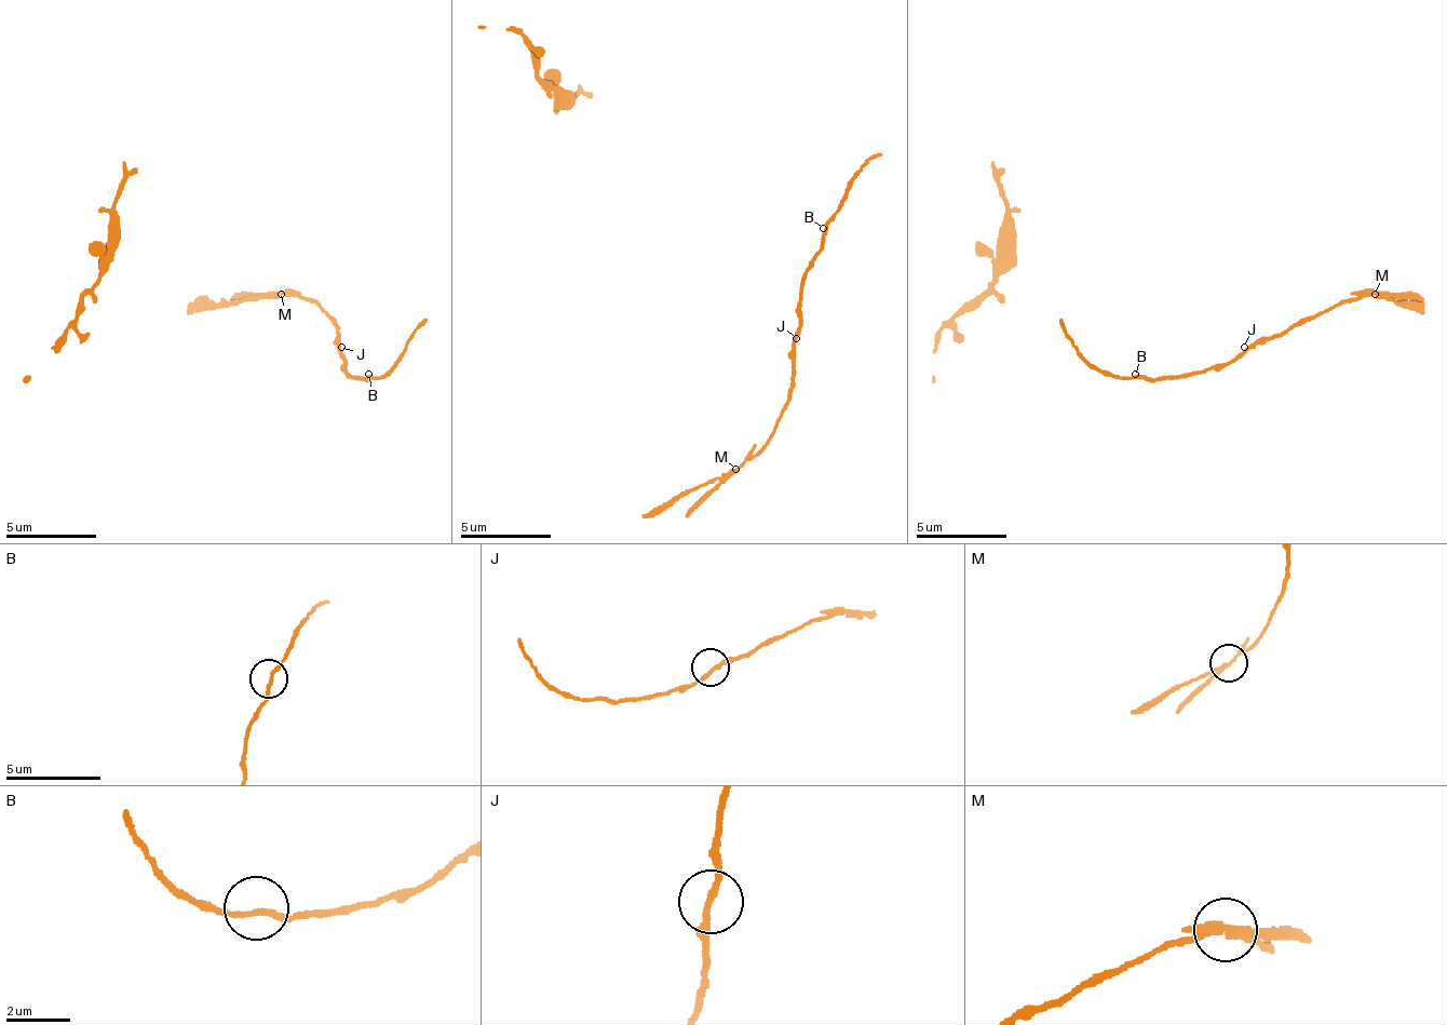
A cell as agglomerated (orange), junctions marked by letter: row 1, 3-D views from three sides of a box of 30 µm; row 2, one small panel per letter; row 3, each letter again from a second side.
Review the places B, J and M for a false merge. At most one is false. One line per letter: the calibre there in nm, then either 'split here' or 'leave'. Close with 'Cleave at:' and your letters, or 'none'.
B: calibre 170 nm; leave
J: calibre 200 nm; leave
M: calibre 200 nm; split here
Cleave at: M

